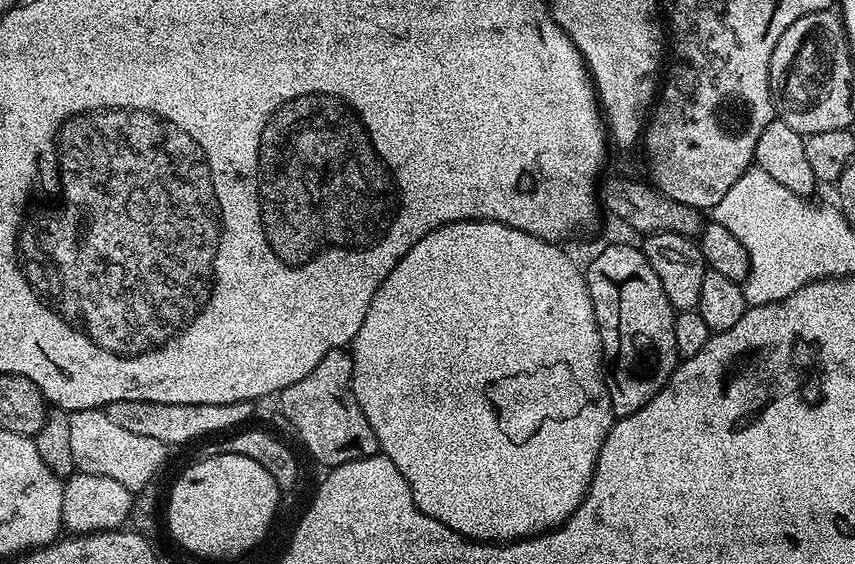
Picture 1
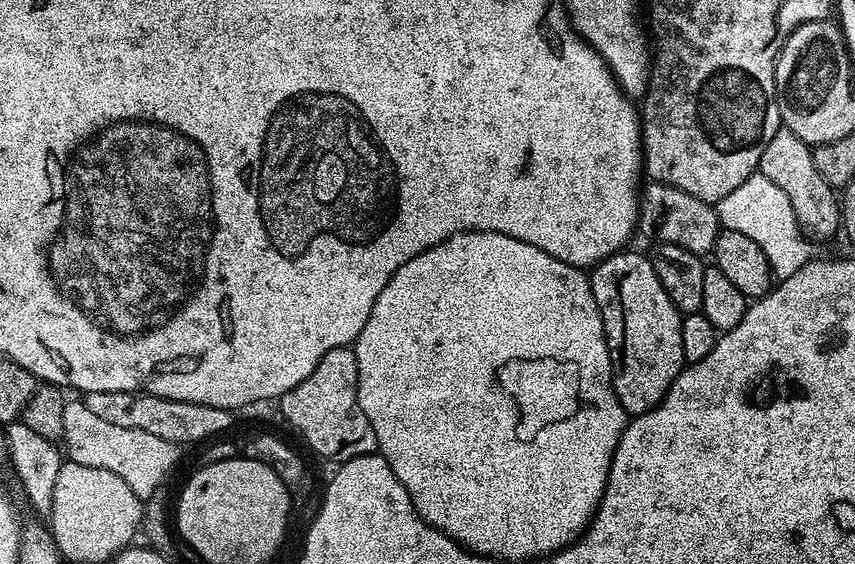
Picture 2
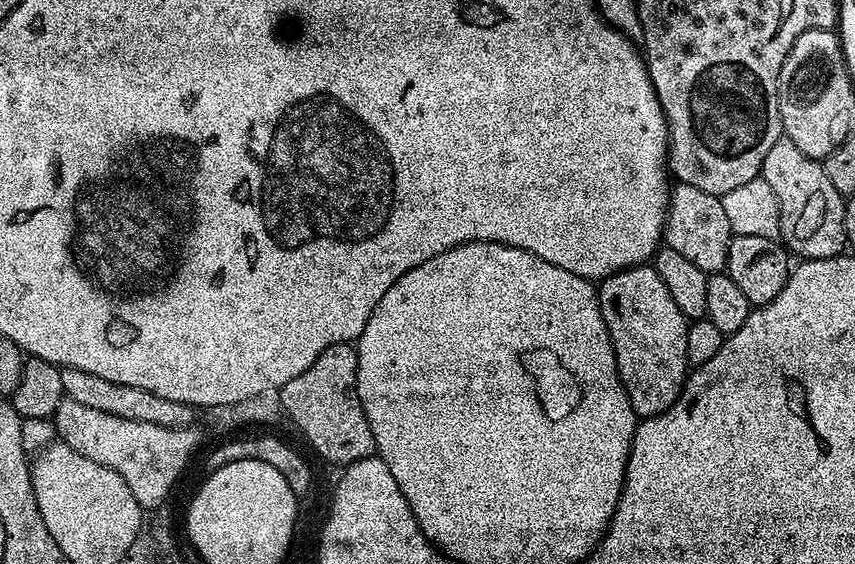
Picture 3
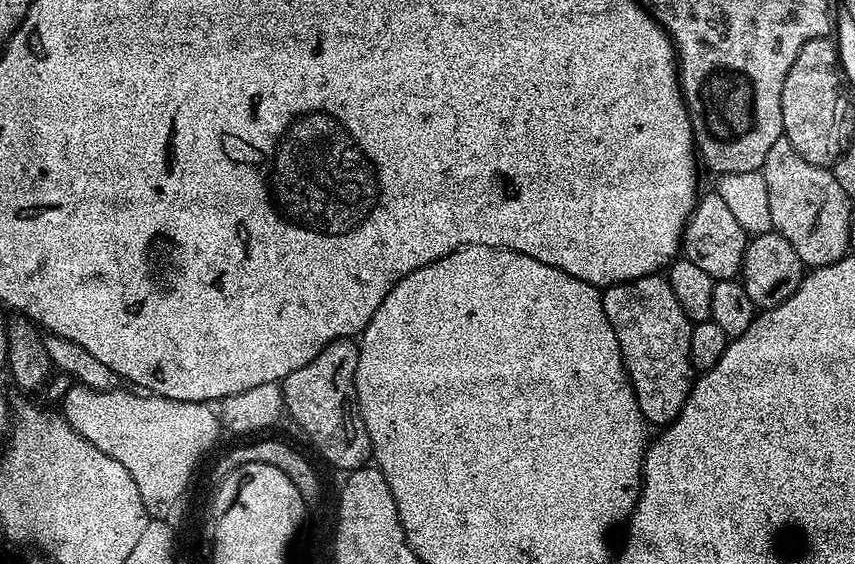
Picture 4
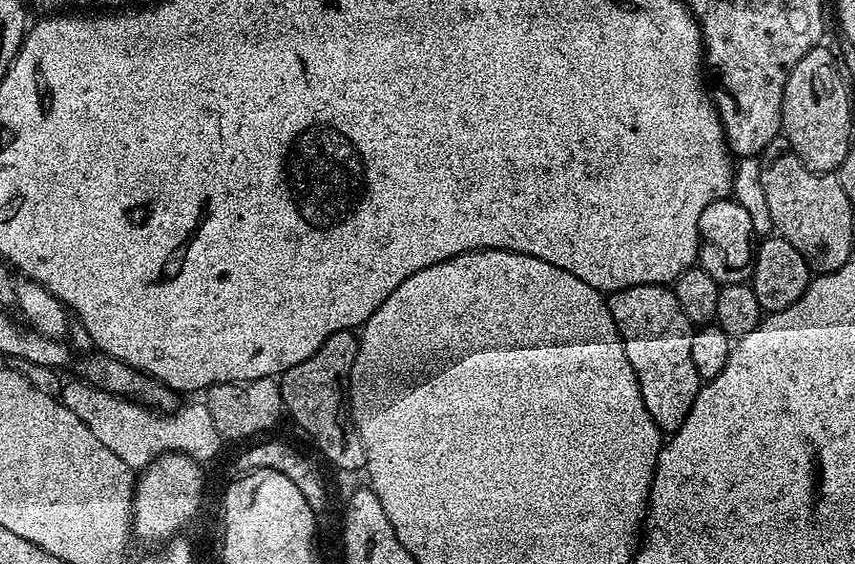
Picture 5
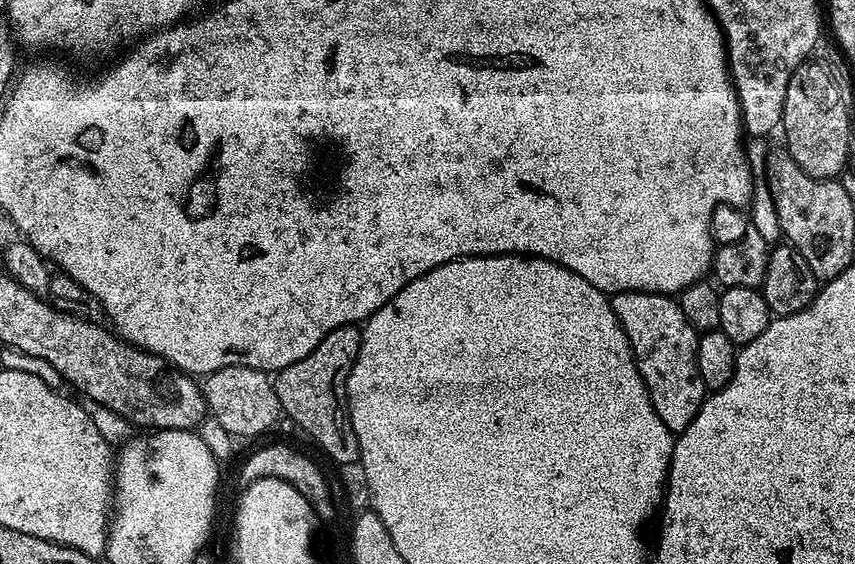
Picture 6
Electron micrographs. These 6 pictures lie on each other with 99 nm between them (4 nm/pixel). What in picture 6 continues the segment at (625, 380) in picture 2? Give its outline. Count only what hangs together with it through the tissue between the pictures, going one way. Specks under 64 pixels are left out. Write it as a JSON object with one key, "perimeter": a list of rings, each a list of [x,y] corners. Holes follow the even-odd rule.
{"perimeter":[[[617,292],[611,297],[612,309],[622,326],[626,330],[626,338],[632,347],[632,353],[636,359],[638,370],[644,379],[646,390],[650,394],[650,402],[666,422],[666,426],[673,434],[678,434],[694,422],[698,410],[704,404],[706,389],[702,378],[698,374],[698,362],[696,361],[696,342],[698,333],[696,327],[682,314],[679,303],[671,295],[663,292]]]}

